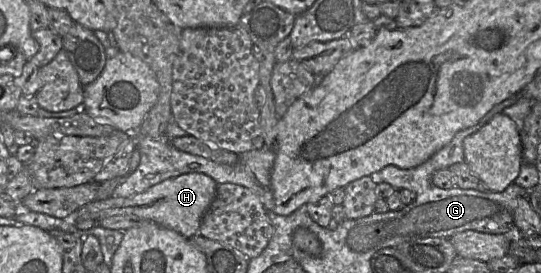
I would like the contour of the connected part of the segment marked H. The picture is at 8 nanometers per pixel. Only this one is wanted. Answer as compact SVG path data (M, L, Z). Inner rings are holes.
M182 174L160 182L145 192L131 197L95 200L79 209L74 216L67 220L93 219L100 221L110 216L137 216L174 230L185 238L191 238L198 234L202 218L216 196L217 186L218 184L206 174Z

